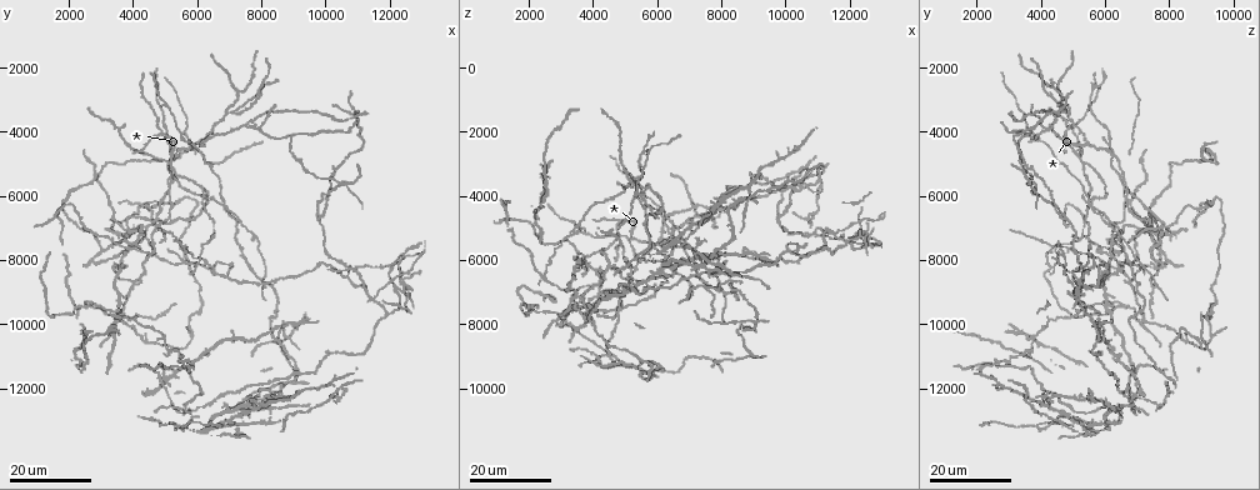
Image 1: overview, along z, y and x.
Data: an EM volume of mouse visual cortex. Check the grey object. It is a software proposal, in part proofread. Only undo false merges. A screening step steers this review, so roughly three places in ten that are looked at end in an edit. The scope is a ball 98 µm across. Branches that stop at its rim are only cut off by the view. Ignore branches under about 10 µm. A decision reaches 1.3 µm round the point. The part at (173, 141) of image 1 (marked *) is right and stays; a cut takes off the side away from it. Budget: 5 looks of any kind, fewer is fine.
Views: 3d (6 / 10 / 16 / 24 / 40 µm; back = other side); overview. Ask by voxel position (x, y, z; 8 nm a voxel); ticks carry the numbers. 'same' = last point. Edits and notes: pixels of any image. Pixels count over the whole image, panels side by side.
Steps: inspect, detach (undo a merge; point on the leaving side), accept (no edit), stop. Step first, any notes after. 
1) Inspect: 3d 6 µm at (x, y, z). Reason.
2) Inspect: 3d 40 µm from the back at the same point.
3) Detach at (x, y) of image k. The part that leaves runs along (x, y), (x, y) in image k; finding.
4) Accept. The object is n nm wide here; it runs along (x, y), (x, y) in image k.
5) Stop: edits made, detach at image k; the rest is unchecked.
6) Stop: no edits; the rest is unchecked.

Inspect: 3d 24 µm at (6600, 8300, 6400). Small branch off a trunk.

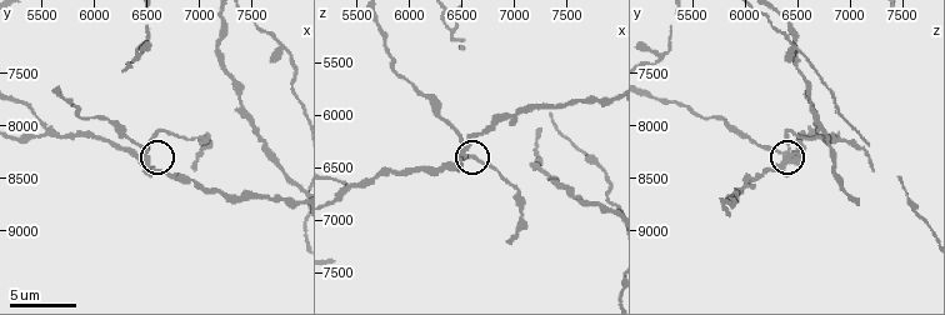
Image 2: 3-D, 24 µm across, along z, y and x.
Inspect: 3d 6 µm at (6500, 8300, 6380).

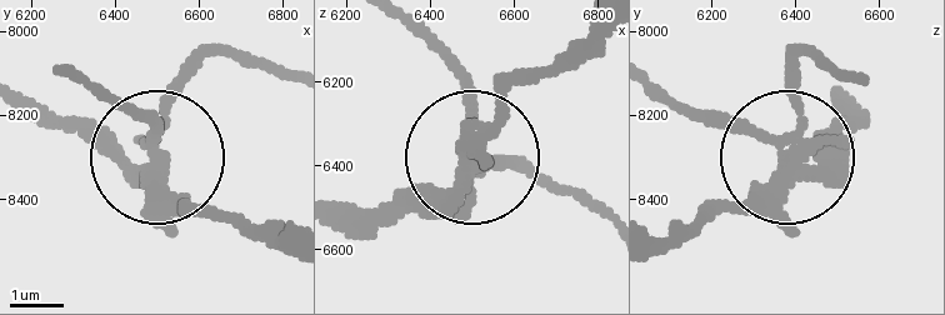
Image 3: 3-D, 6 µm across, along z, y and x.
Detach at (154, 119) of image 3. The object is 310 nm wide here; the part that leaves runs along (158, 159), (158, 136), (103, 95) in image 3; a second neuron is stuck on.

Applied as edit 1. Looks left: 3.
Inspect: 3d 16 µm at (4300, 7100, 7100). Two arms at a narrow angle.

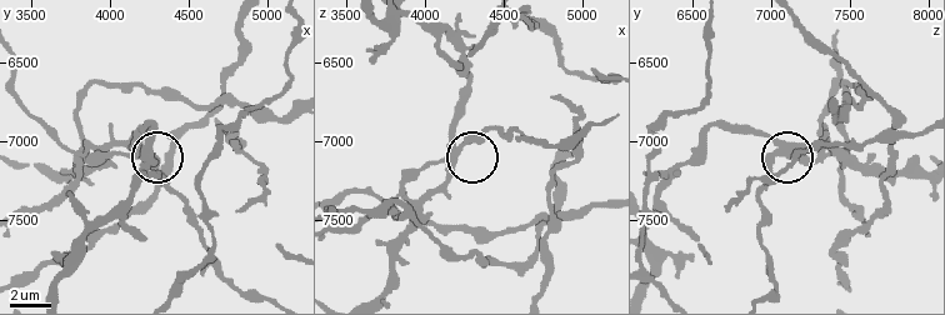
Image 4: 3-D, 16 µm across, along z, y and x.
Inspect: 3d 10 µm at (4200, 7060, 7040).

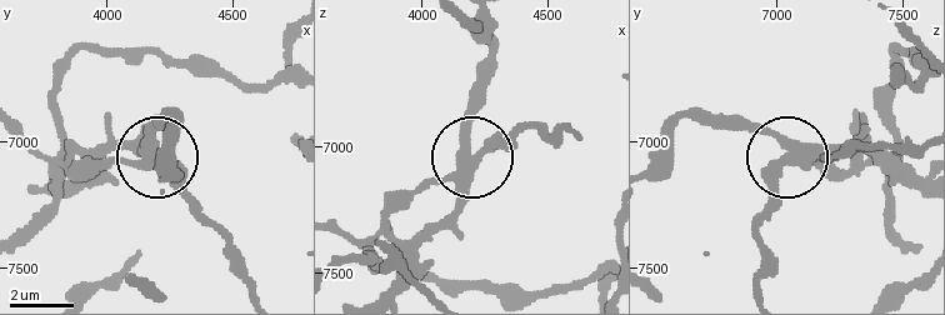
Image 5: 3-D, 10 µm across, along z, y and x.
Accept. The object is 330 nm wide here; continuous, no second neuron.

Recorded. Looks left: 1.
Stop: edits made, detach at image 3; the rest is unchecked.

